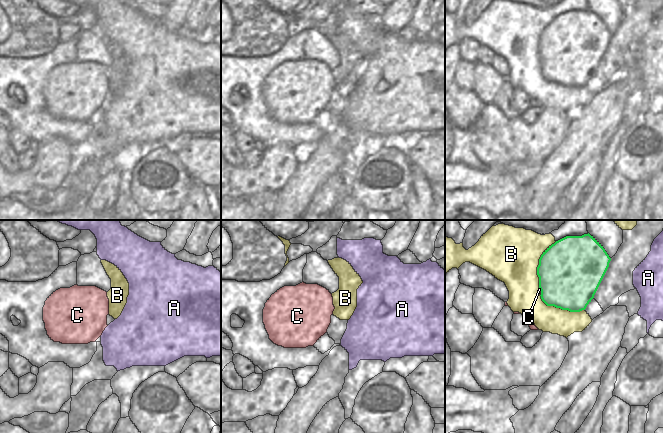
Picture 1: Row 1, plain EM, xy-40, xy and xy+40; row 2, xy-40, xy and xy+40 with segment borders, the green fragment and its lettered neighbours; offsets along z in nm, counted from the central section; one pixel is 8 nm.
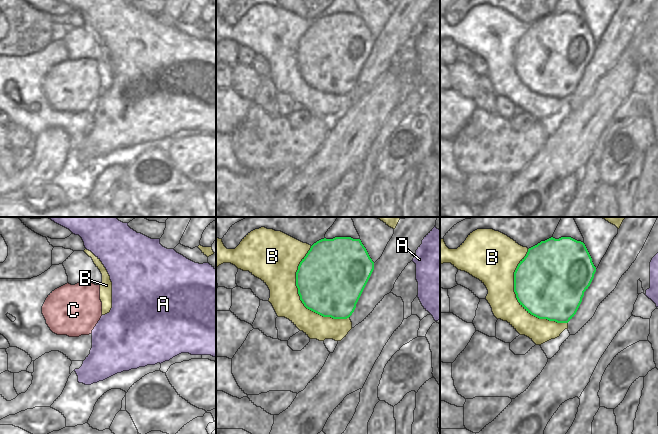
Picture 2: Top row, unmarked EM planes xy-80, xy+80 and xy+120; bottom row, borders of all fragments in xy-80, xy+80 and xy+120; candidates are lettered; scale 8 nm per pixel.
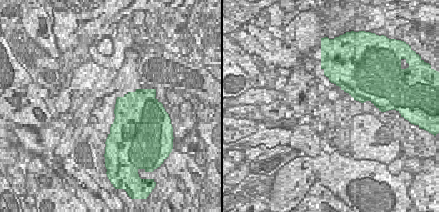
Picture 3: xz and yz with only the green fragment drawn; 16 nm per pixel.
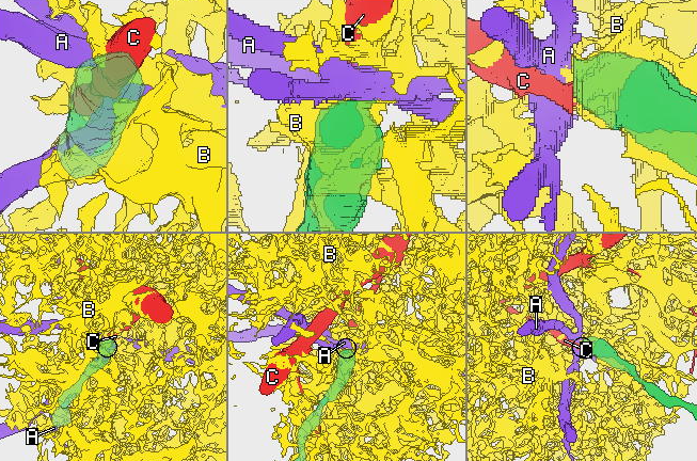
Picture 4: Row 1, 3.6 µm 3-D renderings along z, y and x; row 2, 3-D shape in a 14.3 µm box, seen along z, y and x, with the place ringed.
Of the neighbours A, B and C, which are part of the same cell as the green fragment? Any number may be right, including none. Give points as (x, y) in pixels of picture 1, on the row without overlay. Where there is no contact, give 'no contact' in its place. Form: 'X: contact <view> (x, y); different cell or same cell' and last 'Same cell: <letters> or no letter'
A: no contact; different cell
B: contact xy+40 (539, 40); different cell
C: contact xy+40 (541, 68); same cell
Same cell: C

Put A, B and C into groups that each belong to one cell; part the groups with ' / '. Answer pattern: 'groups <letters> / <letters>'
groups A / B / C

